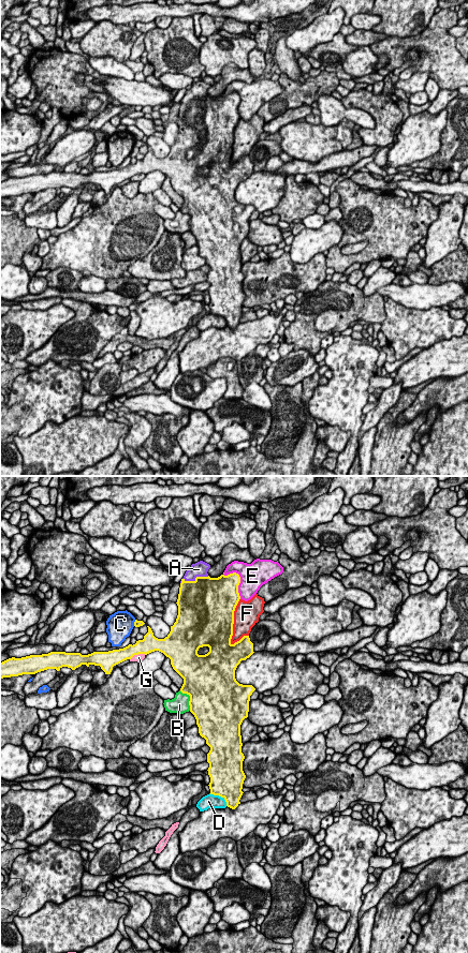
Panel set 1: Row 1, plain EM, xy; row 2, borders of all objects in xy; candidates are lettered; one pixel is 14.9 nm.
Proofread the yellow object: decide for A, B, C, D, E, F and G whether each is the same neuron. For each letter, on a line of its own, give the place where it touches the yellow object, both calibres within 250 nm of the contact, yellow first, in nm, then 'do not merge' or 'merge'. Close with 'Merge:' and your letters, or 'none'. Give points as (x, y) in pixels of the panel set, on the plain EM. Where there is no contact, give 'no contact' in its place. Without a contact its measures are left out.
A: meets yellow in xy at (195, 98); 460 nm thick on the yellow side, 220 nm on the other; merge
B: meets yellow in xy at (190, 218); 500 nm thick on the yellow side, 260 nm on the other; do not merge
C: meets yellow in xy at (134, 143); 100 nm thick on the yellow side, 380 nm on the other; do not merge
D: meets yellow in xy at (220, 315); 480 nm thick on the yellow side, 200 nm on the other; do not merge
E: meets yellow in xy at (239, 99); 380 nm thick on the yellow side, 380 nm on the other; do not merge
F: meets yellow in xy at (233, 142); 500 nm thick on the yellow side, 380 nm on the other; do not merge
G: meets yellow in xy at (137, 174); 240 nm thick on the yellow side, 100 nm on the other; do not merge
Merge: A

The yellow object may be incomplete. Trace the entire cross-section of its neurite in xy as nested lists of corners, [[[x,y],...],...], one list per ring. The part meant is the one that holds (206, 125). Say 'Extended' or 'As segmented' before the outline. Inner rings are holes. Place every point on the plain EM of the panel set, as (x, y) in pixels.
Extended. [[[200,80],[192,84],[186,91],[180,101],[178,119],[176,122],[178,125],[178,135],[174,145],[171,146],[170,153],[164,159],[156,158],[151,148],[147,146],[148,152],[144,155],[143,160],[138,160],[135,164],[129,164],[128,166],[119,169],[93,172],[88,175],[82,175],[81,173],[50,172],[48,174],[30,175],[21,178],[12,177],[0,182],[0,198],[23,194],[35,194],[47,189],[56,189],[59,191],[62,187],[75,190],[82,184],[86,184],[87,187],[90,184],[100,185],[105,194],[111,194],[114,185],[127,179],[131,179],[134,175],[147,175],[155,170],[163,173],[171,179],[173,189],[184,198],[180,211],[190,215],[190,232],[196,239],[200,255],[206,259],[206,264],[210,267],[210,270],[207,273],[207,282],[209,283],[207,291],[210,297],[208,306],[210,314],[223,317],[226,322],[226,326],[235,329],[240,324],[239,319],[244,313],[242,311],[243,303],[246,298],[243,291],[243,281],[245,276],[242,272],[243,263],[240,244],[243,240],[248,237],[250,215],[255,210],[252,205],[239,204],[235,198],[235,190],[242,180],[246,180],[254,172],[253,163],[250,161],[249,155],[244,155],[234,164],[231,163],[233,155],[234,131],[240,119],[238,113],[238,105],[240,103],[239,94],[233,92],[228,95],[221,94],[218,98],[210,98],[207,93],[209,88],[209,84]],[[203,166],[208,166],[209,172],[205,175],[199,175],[198,170]]]

